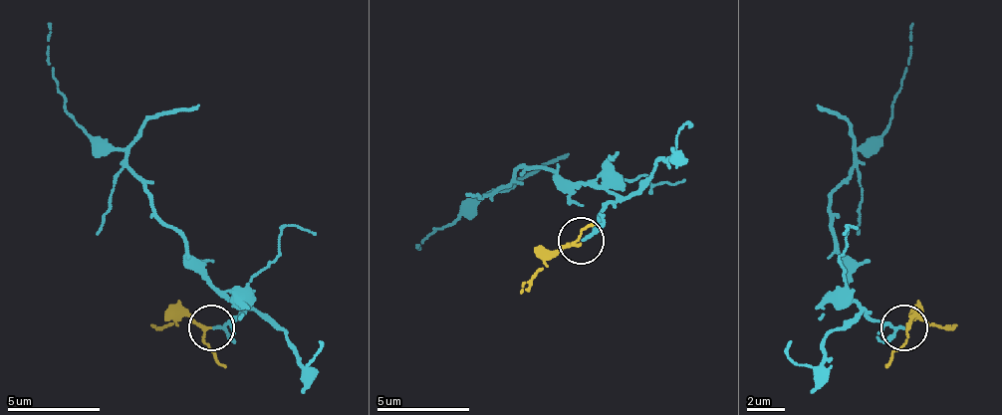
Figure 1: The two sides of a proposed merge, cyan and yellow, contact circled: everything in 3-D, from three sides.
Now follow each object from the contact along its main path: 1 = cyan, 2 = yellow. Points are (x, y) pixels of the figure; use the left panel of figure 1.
1: (210, 326), (247, 308), (154, 210), (126, 154), (75, 121), (47, 61), (52, 24)
2: (210, 326), (186, 316), (149, 326)

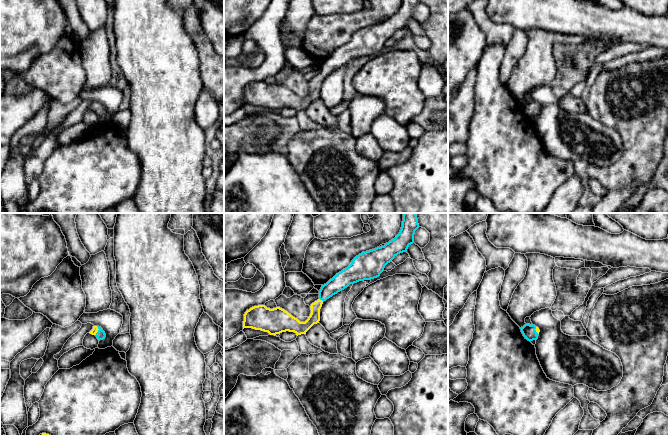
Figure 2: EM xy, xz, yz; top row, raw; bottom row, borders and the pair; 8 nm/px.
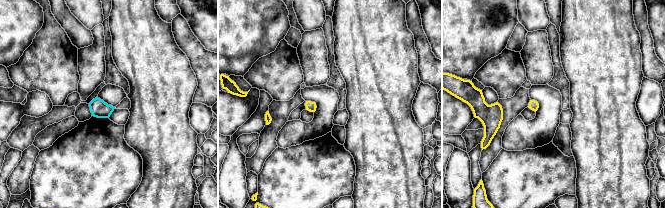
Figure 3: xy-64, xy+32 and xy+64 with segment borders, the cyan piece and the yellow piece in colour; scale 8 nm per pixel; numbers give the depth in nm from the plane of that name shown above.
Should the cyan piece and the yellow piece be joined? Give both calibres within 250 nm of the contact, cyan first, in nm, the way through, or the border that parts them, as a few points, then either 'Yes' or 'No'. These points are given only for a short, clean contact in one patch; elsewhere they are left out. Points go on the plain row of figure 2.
Thickness 140 nm (cyan) against 90 nm. Path across: xz (343, 55), (321, 75), (315, 83), (314, 94). Yes

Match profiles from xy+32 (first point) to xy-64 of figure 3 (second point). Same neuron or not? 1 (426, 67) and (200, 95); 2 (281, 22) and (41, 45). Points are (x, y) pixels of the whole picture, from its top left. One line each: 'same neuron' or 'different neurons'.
1: same neuron
2: different neurons

